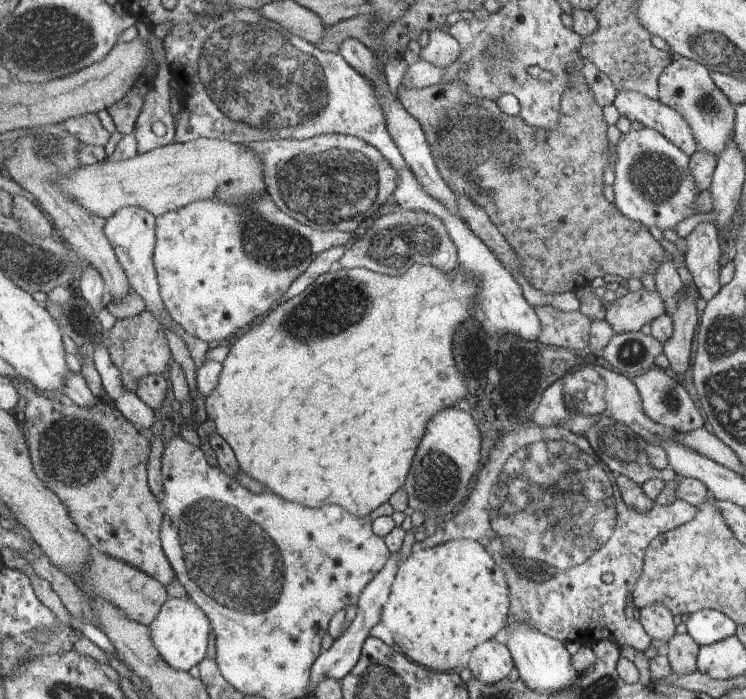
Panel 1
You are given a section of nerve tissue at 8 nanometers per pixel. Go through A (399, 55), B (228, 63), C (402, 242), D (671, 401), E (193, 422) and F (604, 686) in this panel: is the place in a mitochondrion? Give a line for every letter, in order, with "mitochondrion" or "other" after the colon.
A: other
B: mitochondrion
C: mitochondrion
D: mitochondrion
E: other
F: mitochondrion

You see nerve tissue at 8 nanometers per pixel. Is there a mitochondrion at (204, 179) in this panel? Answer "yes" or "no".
no

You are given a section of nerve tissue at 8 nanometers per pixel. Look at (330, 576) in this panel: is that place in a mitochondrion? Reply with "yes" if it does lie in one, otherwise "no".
no

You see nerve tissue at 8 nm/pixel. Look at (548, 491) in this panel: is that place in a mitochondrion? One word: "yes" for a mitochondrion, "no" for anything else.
yes

